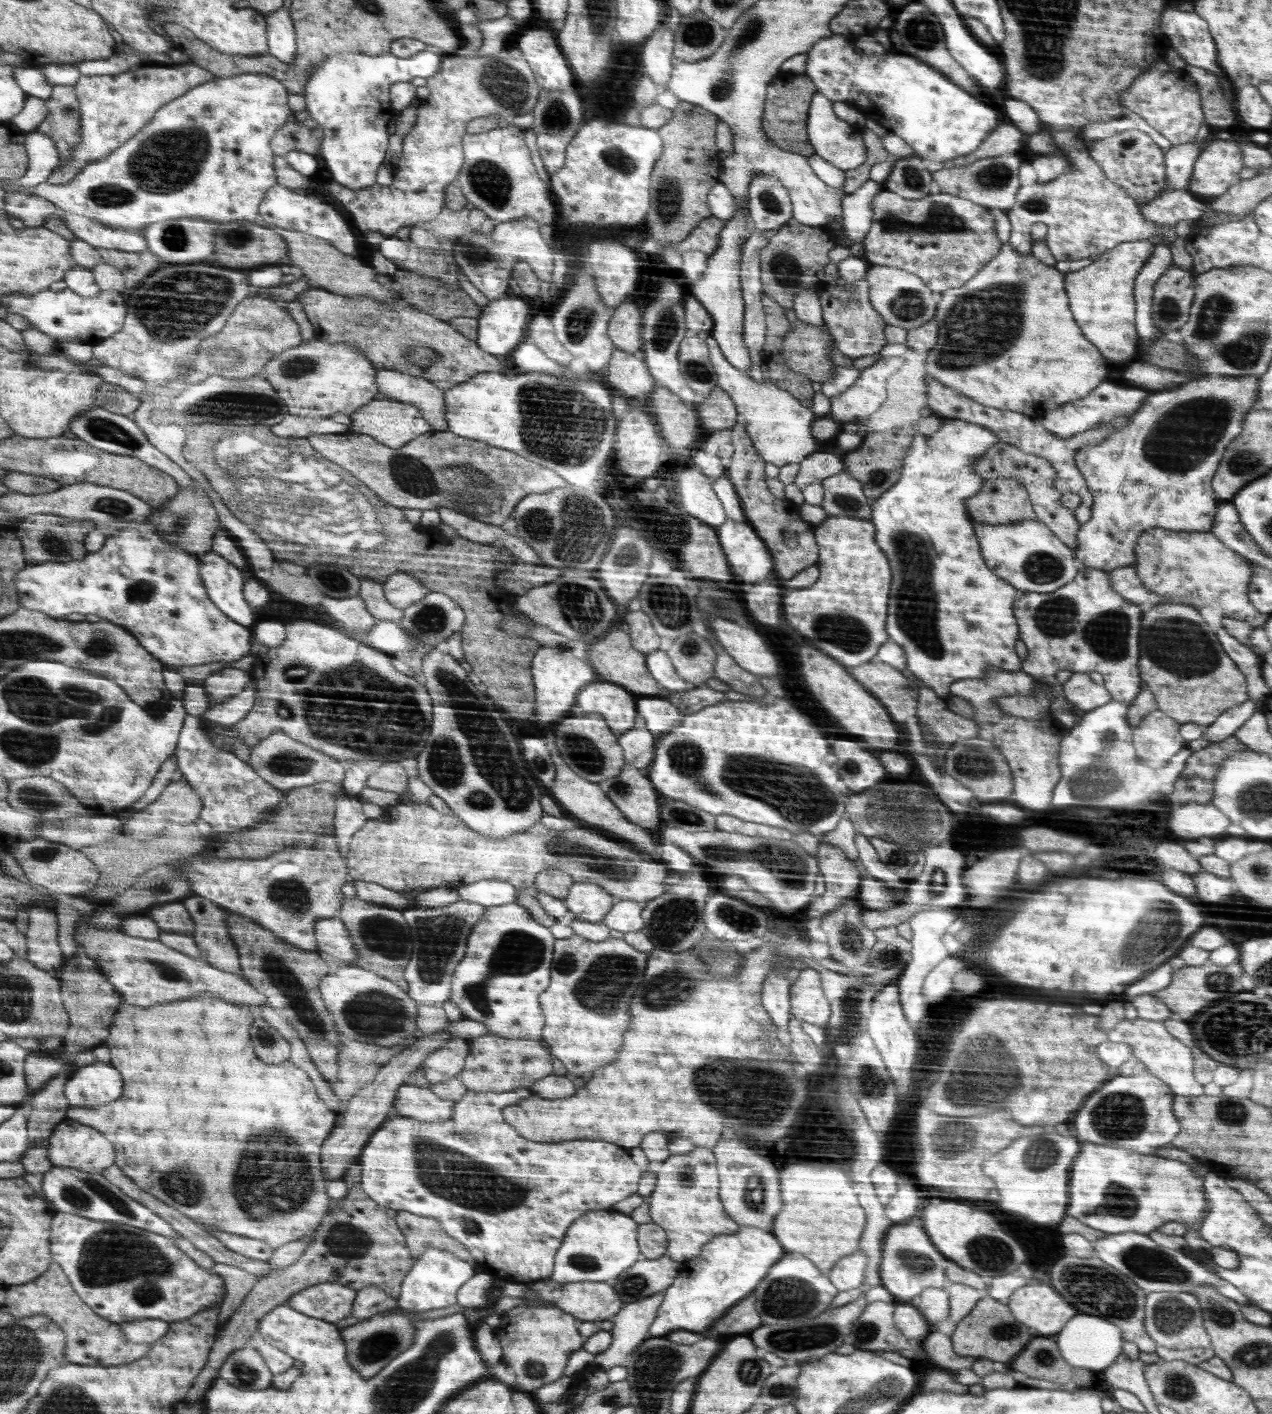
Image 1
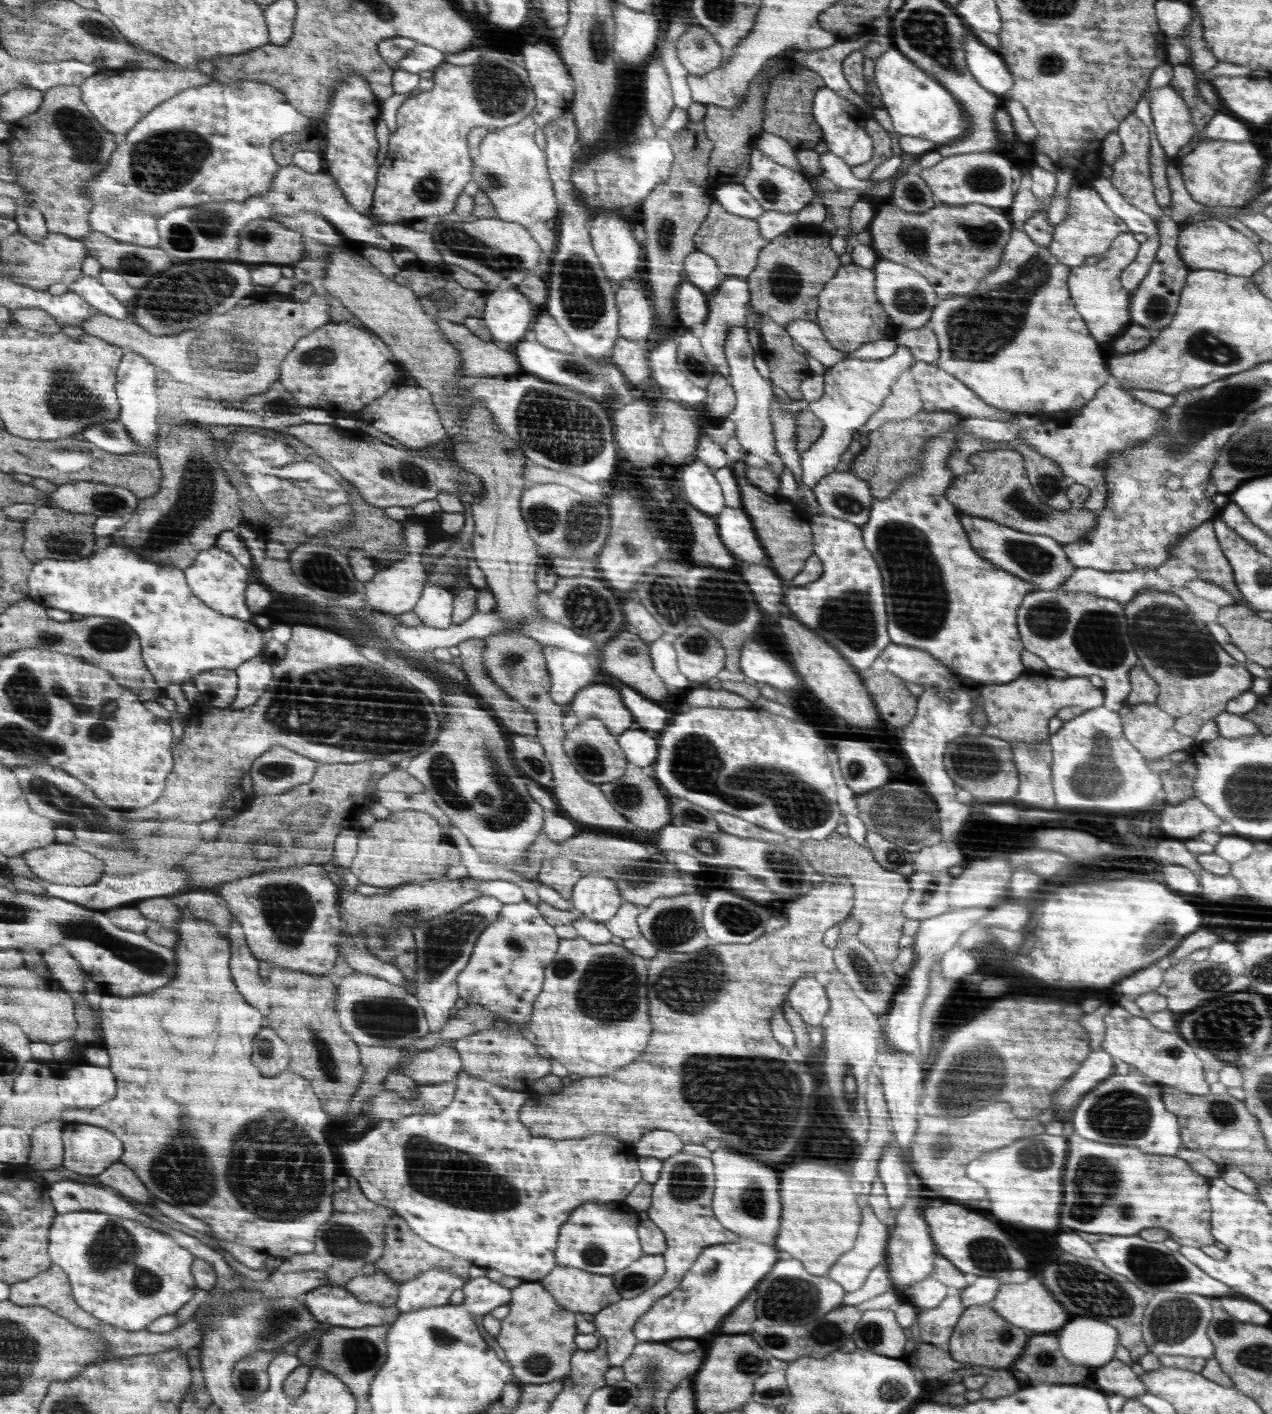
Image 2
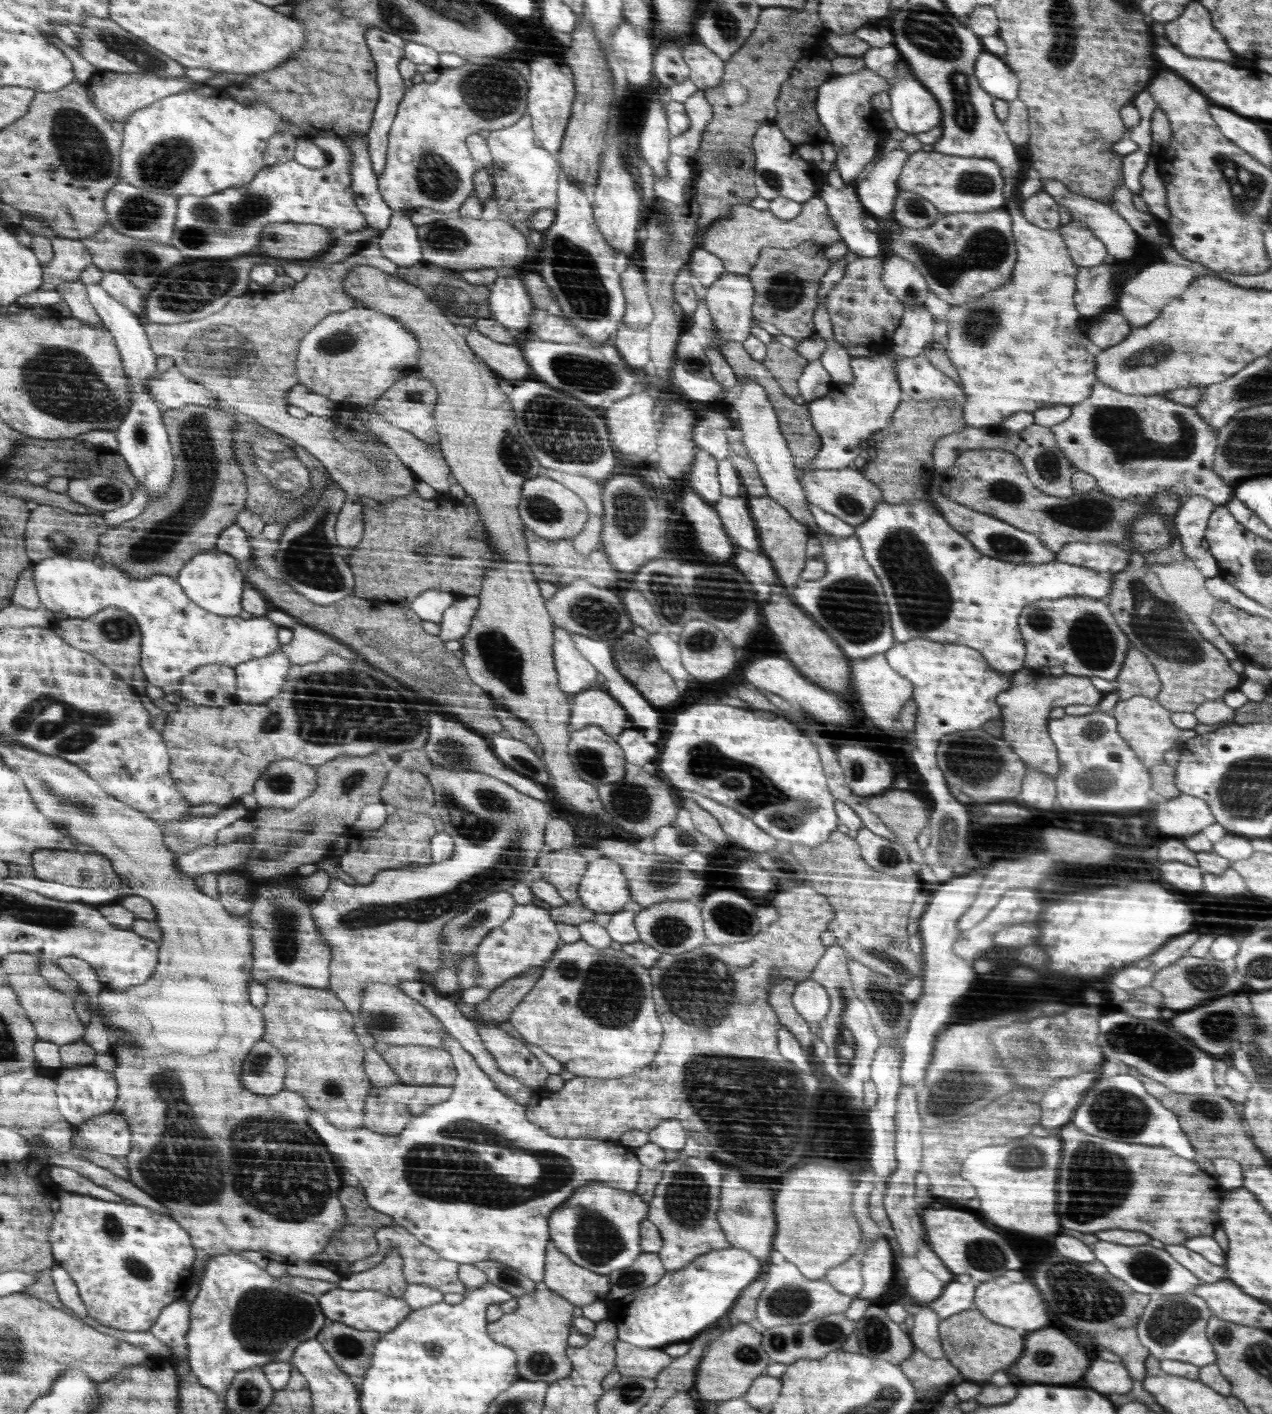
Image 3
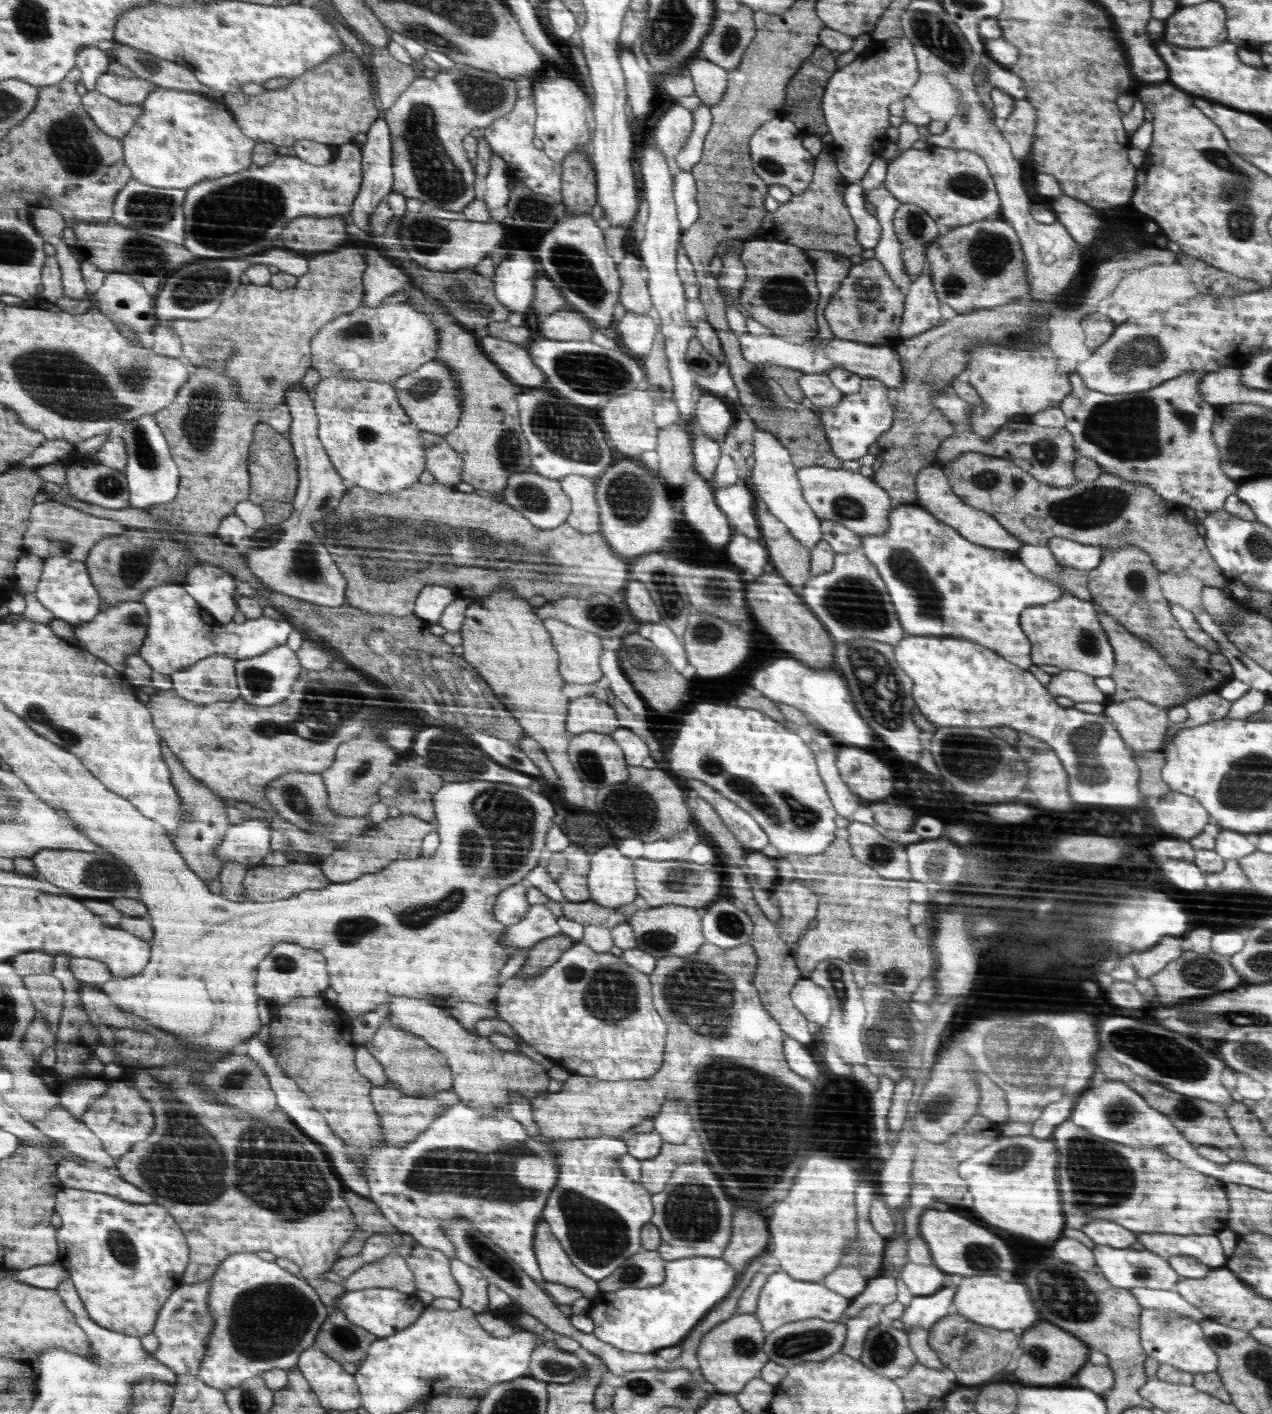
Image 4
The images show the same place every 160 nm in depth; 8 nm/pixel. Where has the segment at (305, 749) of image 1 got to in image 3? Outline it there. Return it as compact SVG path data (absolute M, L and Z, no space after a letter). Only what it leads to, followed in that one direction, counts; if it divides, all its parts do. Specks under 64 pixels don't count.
M278 760L260 777L253 795L258 808L295 808L318 787L318 770L294 760Z

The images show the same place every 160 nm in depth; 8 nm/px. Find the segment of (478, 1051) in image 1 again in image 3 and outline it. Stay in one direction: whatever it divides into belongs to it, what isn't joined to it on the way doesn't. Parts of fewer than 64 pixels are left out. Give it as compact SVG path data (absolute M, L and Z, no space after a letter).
M495 1026L481 1027L478 1034L482 1039L486 1050L489 1050L489 1053L495 1058L498 1068L504 1074L517 1078L524 1086L531 1087L532 1090L545 1086L546 1078L548 1078L550 1074L546 1072L546 1068L538 1062L538 1059L524 1043L522 1043L522 1041L508 1035L506 1031Z

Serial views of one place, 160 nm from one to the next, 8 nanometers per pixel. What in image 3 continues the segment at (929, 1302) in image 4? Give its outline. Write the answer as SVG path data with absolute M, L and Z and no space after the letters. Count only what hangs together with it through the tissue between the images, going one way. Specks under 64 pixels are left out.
M954 1275L954 1280L949 1283L938 1300L932 1300L932 1303L927 1305L921 1304L938 1312L942 1321L949 1316L972 1309L974 1292L980 1286L980 1283L978 1285L978 1282L968 1275Z

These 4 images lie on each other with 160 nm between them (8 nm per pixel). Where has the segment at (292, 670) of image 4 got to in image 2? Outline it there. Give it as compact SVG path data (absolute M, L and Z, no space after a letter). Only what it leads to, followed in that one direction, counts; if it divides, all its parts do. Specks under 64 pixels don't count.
M257 656L255 659L247 660L238 668L237 674L237 695L230 707L243 709L250 707L267 691L274 678L274 666L271 664L271 657Z

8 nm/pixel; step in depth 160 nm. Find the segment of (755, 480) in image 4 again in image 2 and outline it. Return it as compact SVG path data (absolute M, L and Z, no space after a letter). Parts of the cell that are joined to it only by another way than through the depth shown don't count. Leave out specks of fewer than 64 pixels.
M744 326L732 327L724 344L728 363L730 364L730 380L735 392L735 408L727 416L736 425L736 436L740 446L750 454L756 454L768 460L769 469L780 478L785 469L784 461L776 453L775 427L771 421L771 404L775 394L772 392L772 382L764 379L754 365L755 352L750 346L748 337L750 332Z

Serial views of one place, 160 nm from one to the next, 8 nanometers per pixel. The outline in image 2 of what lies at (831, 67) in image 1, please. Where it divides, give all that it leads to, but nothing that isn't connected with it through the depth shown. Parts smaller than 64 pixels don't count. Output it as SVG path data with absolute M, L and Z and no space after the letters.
M892 46L875 60L877 94L892 119L896 134L923 138L932 141L936 147L966 138L972 124L958 97L906 56Z

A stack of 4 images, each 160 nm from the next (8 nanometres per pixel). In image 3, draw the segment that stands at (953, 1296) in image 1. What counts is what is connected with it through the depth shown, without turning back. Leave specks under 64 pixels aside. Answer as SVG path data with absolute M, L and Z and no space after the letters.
M922 1306L921 1310L914 1316L914 1327L911 1329L910 1335L915 1348L922 1350L928 1358L936 1360L945 1356L939 1332L941 1322L938 1312Z

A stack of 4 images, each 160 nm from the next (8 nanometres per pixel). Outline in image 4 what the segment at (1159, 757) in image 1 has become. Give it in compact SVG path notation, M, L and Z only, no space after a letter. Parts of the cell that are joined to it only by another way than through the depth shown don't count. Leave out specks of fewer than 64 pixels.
M1130 699L1104 704L1106 715L1127 748L1141 755L1161 752L1169 726L1167 709L1150 704L1142 699Z

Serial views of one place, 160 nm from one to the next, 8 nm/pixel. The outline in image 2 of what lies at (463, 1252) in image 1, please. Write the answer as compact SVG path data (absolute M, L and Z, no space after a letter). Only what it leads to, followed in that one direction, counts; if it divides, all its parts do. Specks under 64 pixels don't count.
M394 1215L385 1225L384 1233L386 1233L384 1255L376 1262L376 1269L383 1271L392 1279L397 1279L399 1284L409 1282L419 1274L436 1268L451 1270L453 1274L457 1274L462 1280L470 1279L468 1269L472 1264L469 1261L426 1243L410 1229L410 1226L406 1225L406 1221L401 1216Z

